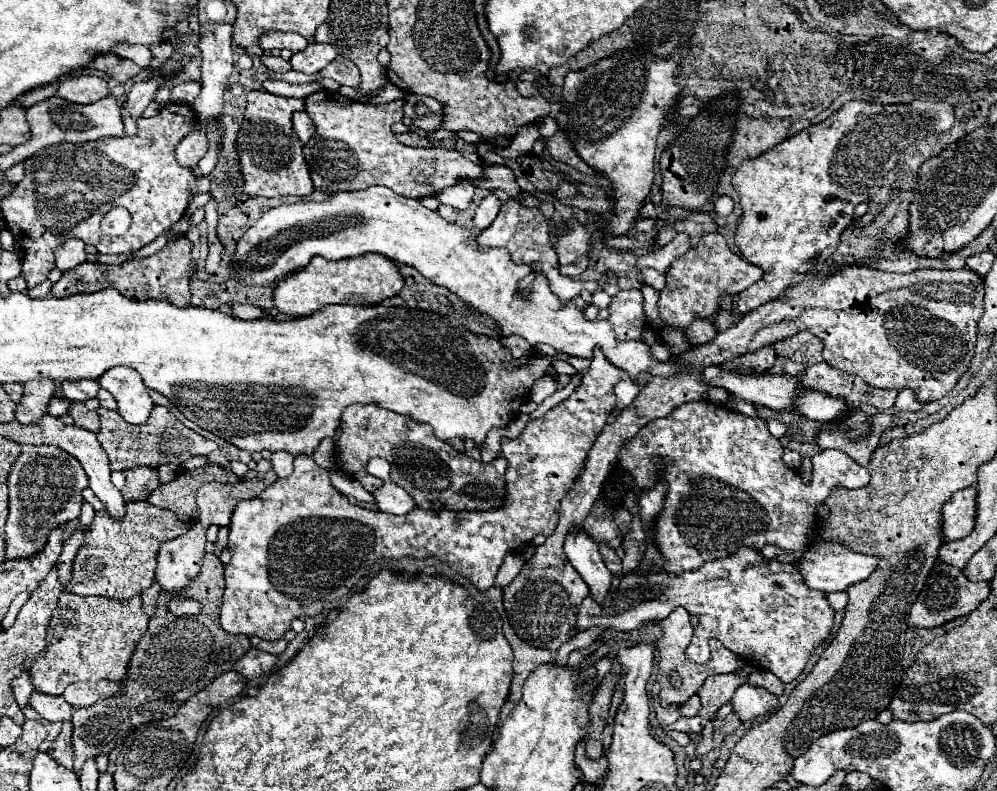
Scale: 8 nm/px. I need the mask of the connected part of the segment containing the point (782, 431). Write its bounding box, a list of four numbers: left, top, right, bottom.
[765,419,789,439]

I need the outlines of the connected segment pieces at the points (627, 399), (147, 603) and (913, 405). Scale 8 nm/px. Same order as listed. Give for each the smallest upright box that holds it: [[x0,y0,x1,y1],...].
[[607,379,641,423],[141,583,161,616],[895,389,923,411]]

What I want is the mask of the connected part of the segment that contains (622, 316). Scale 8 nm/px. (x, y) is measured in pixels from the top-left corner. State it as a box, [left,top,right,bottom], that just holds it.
[609,289,647,339]

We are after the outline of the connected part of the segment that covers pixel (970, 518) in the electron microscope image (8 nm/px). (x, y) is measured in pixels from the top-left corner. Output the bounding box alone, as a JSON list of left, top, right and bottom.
[943,487,977,539]

